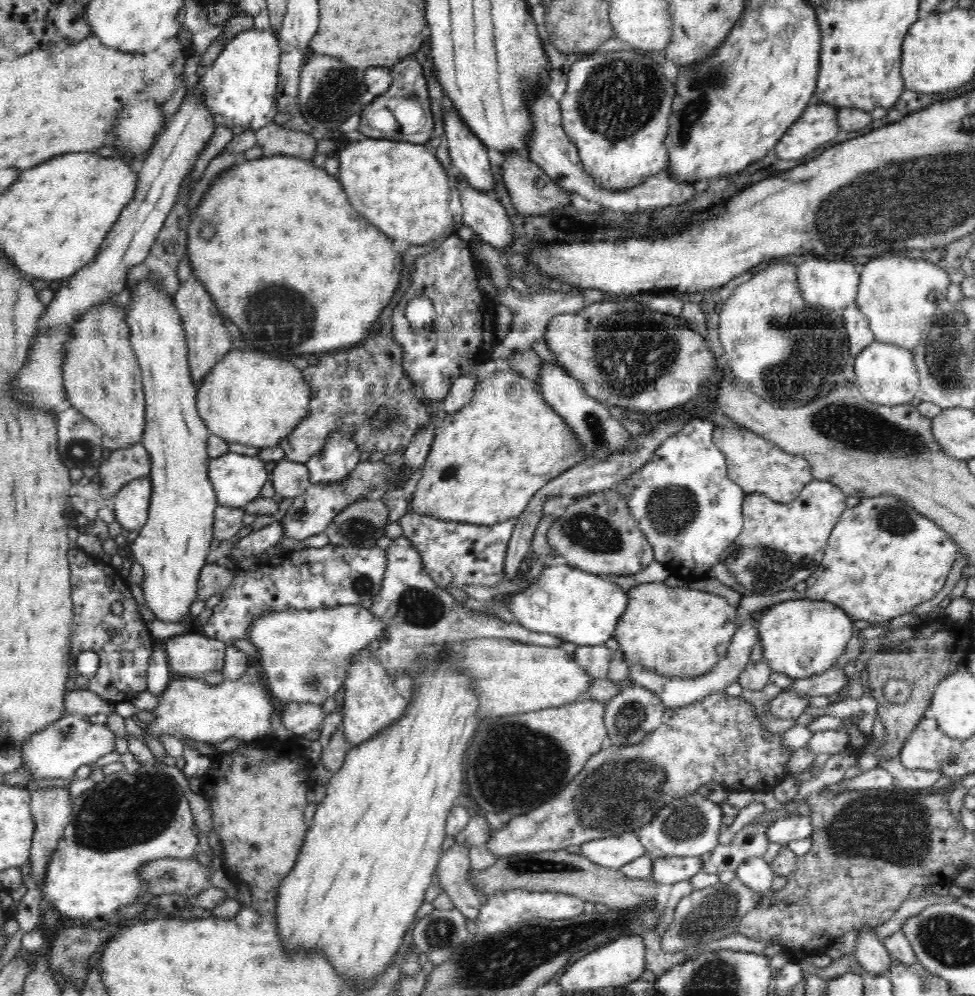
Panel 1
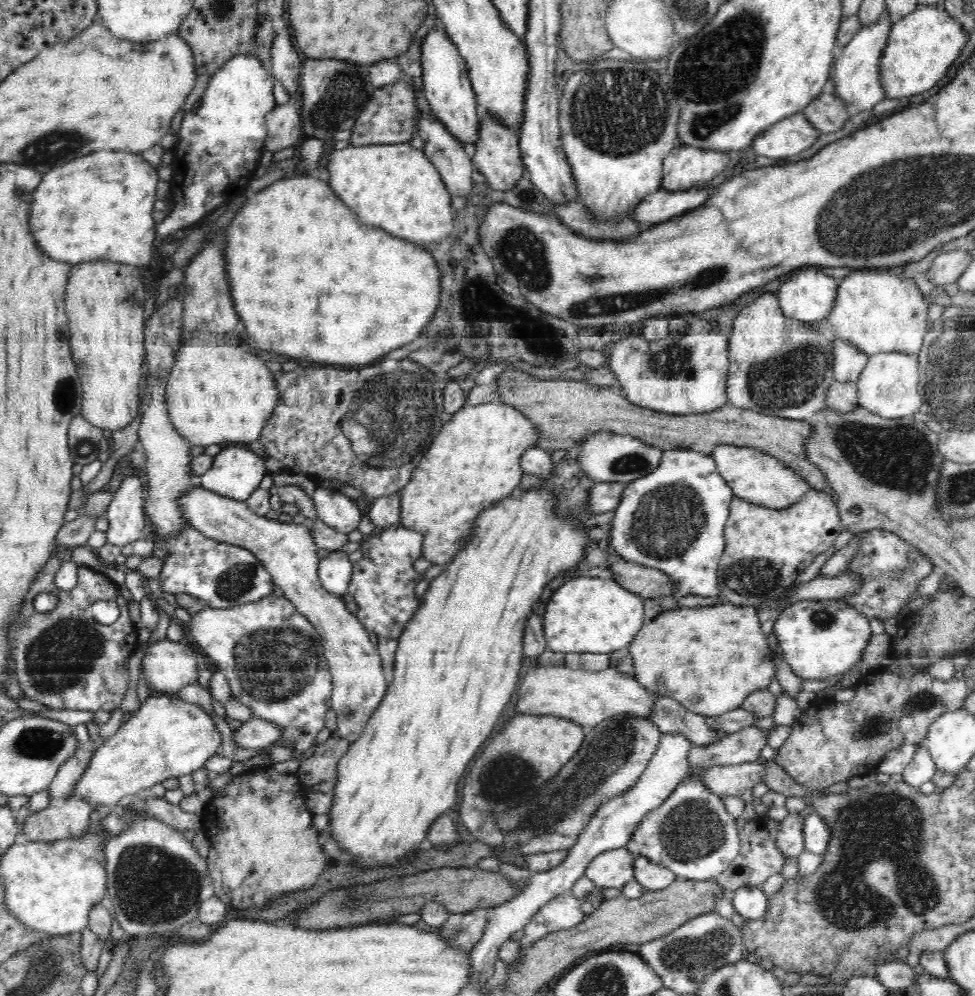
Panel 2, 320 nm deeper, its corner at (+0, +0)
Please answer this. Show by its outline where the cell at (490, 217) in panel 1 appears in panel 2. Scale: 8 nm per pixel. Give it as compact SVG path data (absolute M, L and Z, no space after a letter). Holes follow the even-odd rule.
M422 113L419 118L419 135L424 140L423 151L436 166L448 193L452 197L467 197L473 193L472 164L464 145L445 129L432 114Z

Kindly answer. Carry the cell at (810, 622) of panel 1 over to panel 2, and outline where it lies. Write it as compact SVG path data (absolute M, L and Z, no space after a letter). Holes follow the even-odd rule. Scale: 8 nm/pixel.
M840 598L837 600L800 600L780 614L774 633L784 651L784 661L804 680L825 681L849 673L863 659L873 636L870 620Z

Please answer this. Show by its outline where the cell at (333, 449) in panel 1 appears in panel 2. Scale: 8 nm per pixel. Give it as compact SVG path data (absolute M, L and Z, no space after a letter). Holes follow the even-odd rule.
M317 484L313 494L313 503L318 518L342 534L354 532L362 520L363 514L356 500L342 495L339 489L327 484Z

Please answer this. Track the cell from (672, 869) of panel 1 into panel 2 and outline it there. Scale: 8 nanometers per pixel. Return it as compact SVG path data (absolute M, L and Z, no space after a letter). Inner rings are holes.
M645 856L635 857L635 880L648 891L660 891L670 886L677 876L666 865L656 864Z

